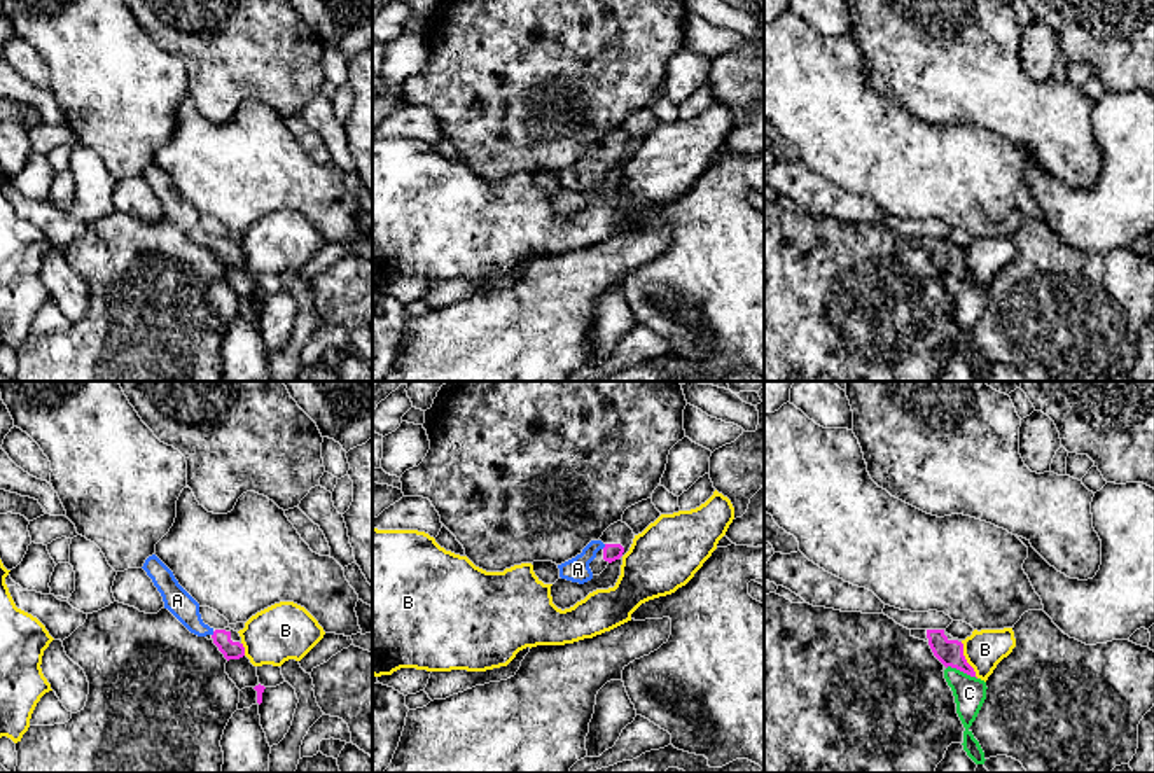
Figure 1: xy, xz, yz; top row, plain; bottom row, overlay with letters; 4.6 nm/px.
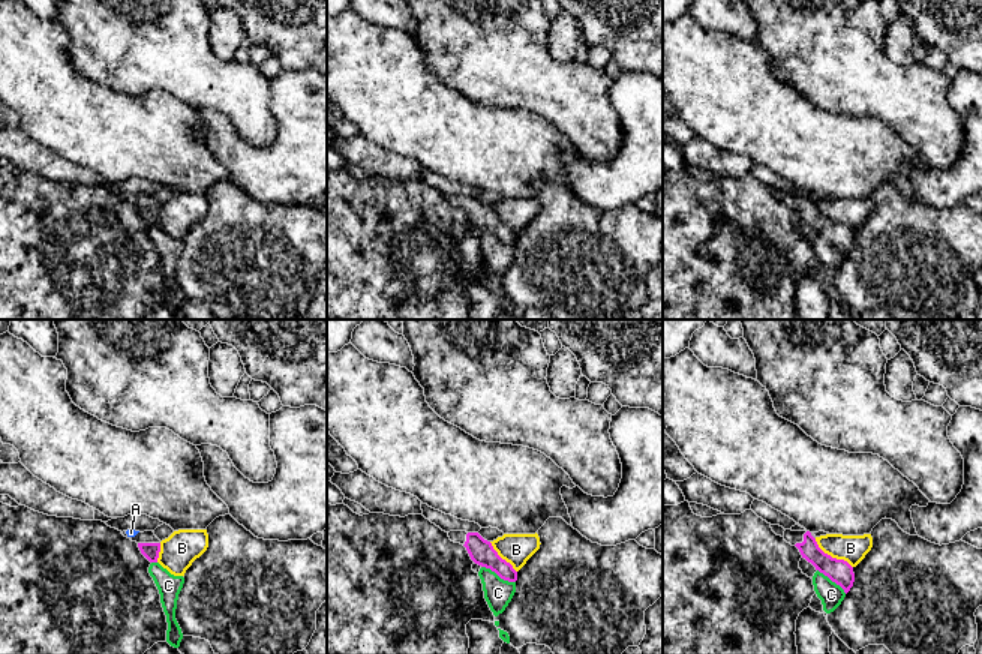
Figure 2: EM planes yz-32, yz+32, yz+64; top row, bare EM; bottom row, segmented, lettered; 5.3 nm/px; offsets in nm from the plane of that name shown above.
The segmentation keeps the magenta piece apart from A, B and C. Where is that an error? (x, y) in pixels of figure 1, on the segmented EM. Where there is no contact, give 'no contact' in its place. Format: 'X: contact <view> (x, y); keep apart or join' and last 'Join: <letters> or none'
A: contact xz (605, 546); join
B: contact yz (966, 660); keep apart
C: contact yz (962, 670); keep apart
Join: A

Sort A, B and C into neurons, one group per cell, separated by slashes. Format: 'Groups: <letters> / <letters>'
Groups: A / B / C

